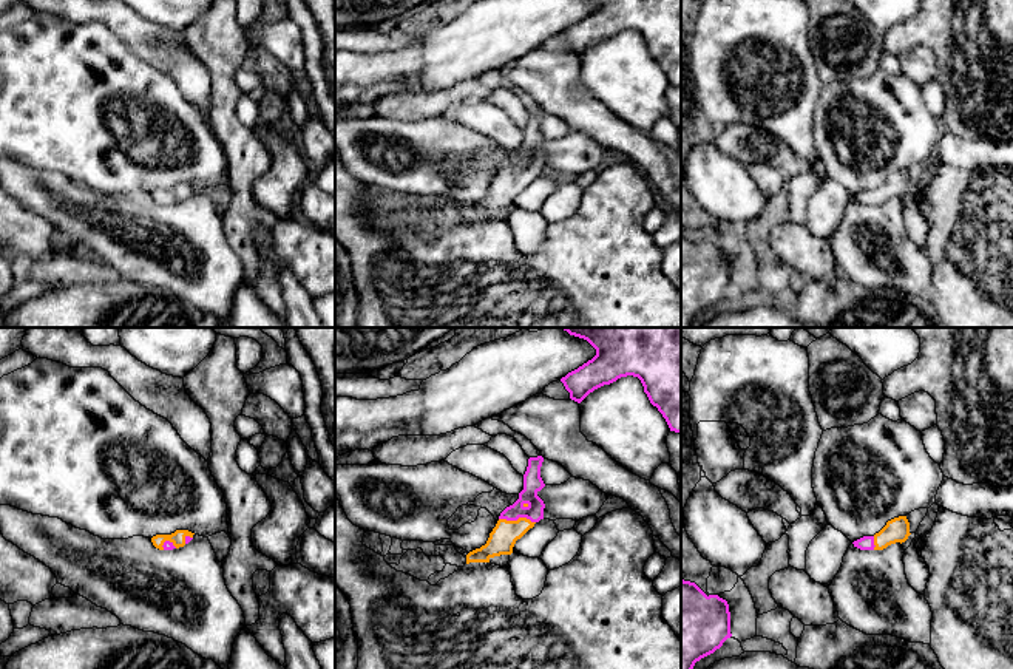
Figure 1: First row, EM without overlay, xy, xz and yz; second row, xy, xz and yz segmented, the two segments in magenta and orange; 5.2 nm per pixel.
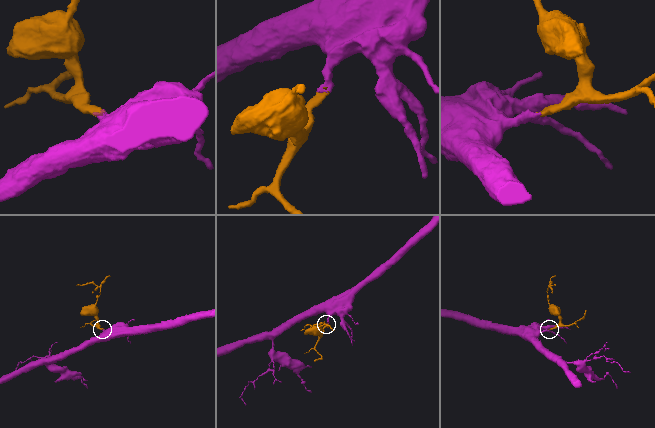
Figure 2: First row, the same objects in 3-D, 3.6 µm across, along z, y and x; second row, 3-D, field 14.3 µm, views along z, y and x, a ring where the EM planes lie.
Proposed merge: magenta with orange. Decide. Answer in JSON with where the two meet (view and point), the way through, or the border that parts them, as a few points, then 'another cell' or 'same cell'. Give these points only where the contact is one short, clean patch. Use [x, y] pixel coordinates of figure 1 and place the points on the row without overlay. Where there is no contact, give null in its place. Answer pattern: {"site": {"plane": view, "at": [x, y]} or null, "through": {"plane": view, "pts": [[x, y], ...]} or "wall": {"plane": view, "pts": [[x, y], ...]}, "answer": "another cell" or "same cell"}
{"site": {"plane": "xz", "at": [518, 172]}, "through": {"plane": "xz", "pts": [[533, 136], [528, 161], [518, 172], [505, 187]]}, "answer": "same cell"}

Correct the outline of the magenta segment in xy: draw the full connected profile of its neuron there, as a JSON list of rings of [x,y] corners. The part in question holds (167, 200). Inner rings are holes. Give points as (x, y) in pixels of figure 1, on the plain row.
[[[176,184],[171,188],[156,188],[151,192],[151,196],[159,204],[173,204],[188,198],[193,193],[193,188],[195,187],[188,184]]]

